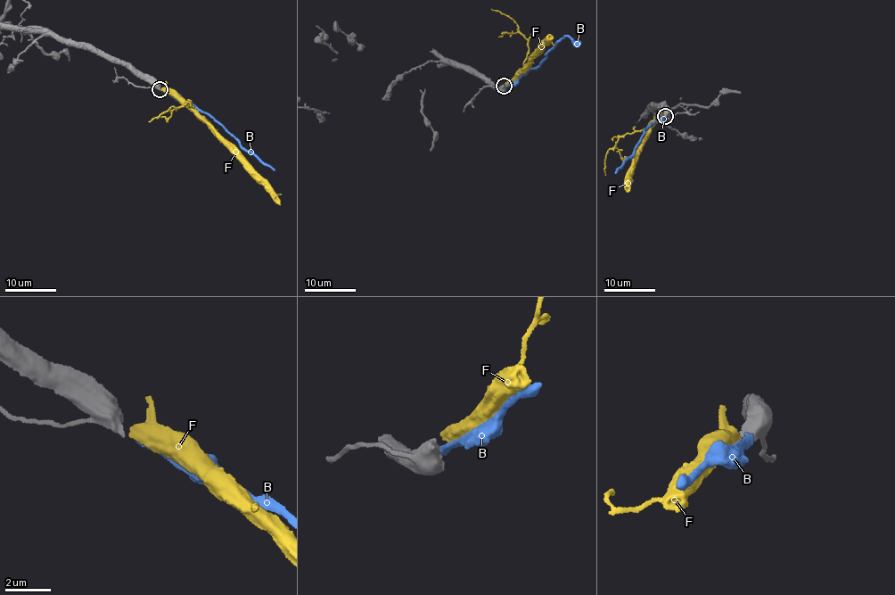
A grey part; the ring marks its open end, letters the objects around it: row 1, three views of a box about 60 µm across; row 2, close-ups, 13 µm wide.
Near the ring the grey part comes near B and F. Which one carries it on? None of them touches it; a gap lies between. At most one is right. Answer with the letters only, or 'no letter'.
F

